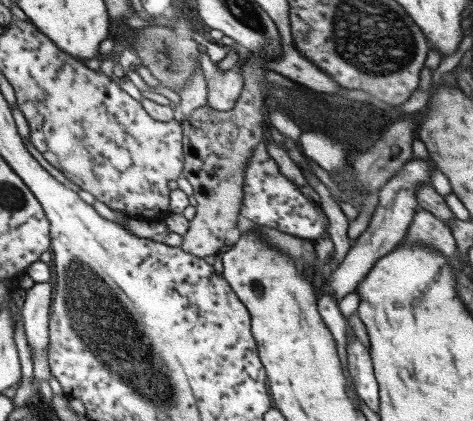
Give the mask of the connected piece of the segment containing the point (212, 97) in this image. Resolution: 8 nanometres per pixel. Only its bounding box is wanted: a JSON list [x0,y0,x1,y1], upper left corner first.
[202,57,243,112]

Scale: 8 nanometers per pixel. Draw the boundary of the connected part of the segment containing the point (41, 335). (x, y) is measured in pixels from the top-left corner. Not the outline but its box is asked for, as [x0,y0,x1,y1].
[20,280,53,382]

